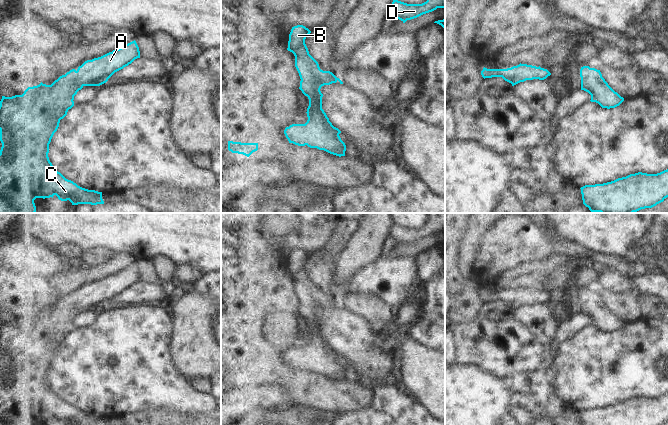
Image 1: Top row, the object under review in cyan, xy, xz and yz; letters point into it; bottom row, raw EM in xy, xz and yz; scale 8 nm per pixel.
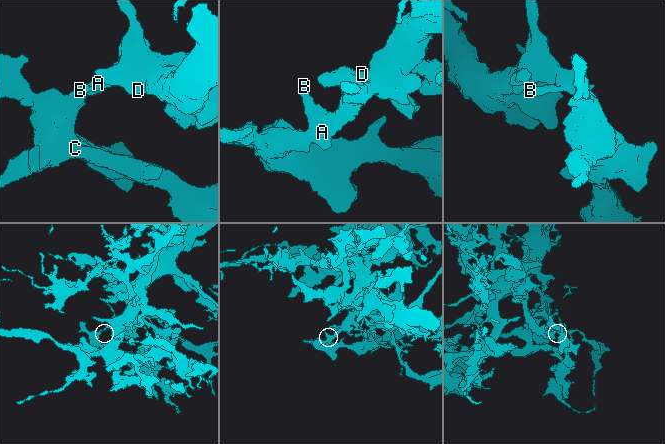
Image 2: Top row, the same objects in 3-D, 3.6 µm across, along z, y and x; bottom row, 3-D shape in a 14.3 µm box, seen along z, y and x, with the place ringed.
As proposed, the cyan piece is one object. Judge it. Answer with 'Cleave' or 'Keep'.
Keep

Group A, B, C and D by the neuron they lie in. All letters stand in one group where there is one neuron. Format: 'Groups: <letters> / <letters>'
Groups: A B C D

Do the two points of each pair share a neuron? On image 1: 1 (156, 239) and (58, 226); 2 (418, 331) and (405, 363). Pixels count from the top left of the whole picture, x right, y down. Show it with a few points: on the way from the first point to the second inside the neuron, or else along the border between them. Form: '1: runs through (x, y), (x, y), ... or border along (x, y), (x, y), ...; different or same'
1: runs through (132, 226), (82, 226); same
2: border along (412, 338), (434, 350); different

